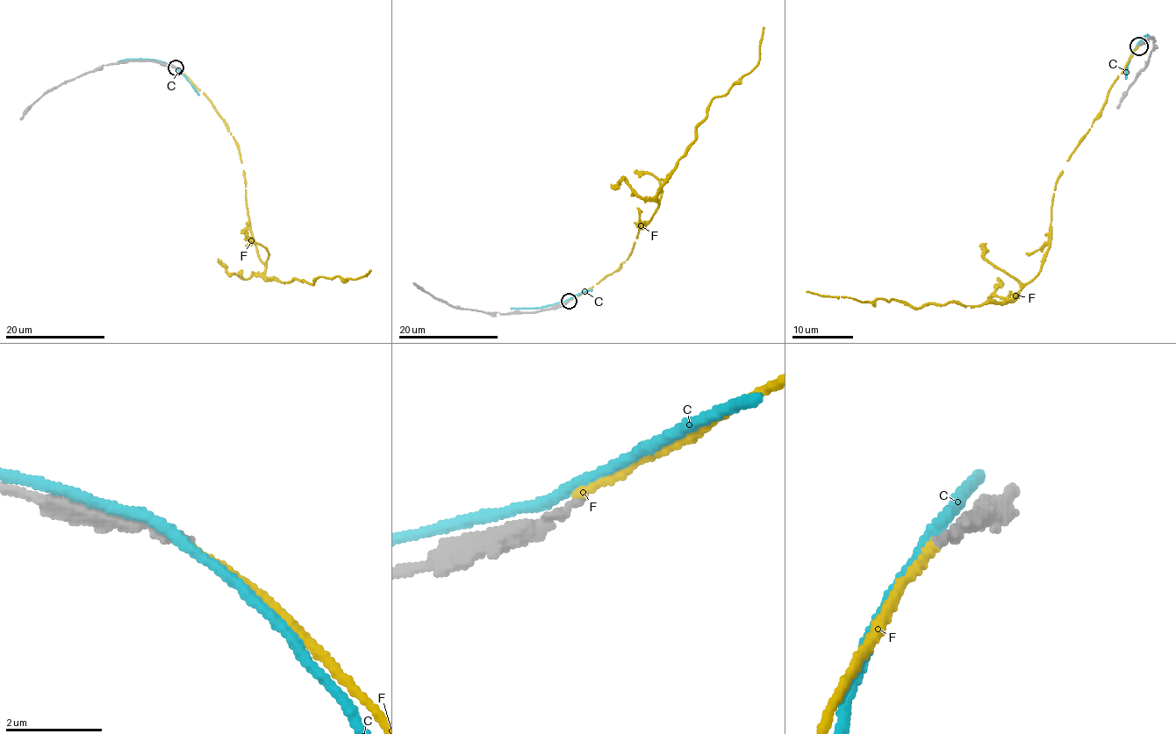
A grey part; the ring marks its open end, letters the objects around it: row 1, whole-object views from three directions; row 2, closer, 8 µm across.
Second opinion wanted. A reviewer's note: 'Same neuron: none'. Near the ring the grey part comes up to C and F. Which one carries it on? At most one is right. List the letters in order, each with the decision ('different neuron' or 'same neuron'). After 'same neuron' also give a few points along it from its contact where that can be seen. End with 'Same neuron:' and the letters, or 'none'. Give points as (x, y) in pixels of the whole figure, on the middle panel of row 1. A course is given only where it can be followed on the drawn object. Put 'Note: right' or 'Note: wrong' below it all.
C: different neuron
F: different neuron
Same neuron: none
Note: right

